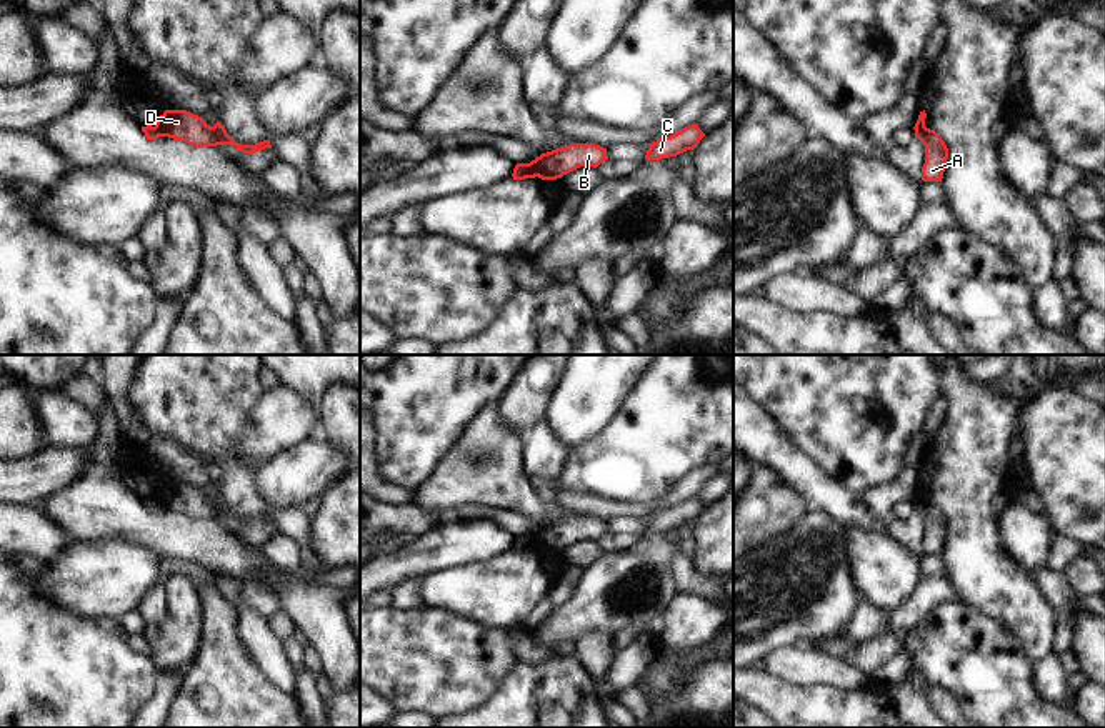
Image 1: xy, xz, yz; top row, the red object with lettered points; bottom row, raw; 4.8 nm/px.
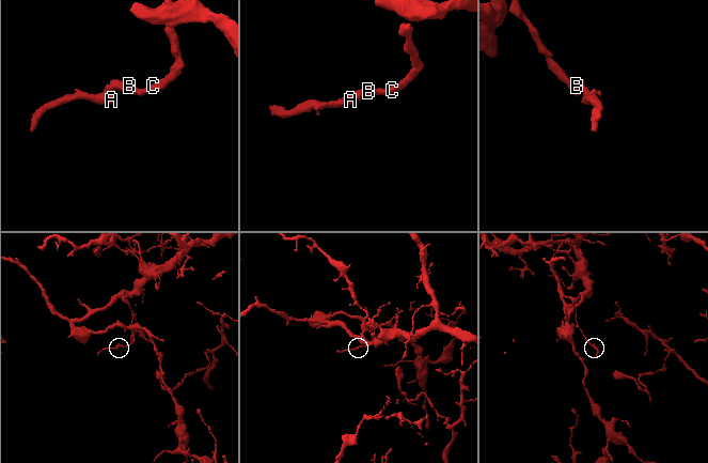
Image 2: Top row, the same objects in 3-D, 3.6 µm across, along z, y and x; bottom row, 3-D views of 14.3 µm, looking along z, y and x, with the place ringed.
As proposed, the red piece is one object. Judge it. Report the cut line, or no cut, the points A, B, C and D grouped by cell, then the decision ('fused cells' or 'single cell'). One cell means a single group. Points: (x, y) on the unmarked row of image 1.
cut in xz along (529, 537), (537, 548); A / B C D; fused cells

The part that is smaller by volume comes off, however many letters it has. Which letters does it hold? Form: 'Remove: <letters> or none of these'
Remove: A.

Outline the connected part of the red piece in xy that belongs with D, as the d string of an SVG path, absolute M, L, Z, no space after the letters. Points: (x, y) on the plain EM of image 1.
M165 483L158 490L155 500L162 510L185 515L192 520L232 518L242 526L255 526L272 521L270 513L255 518L237 516L220 495L210 500L202 490L187 483Z

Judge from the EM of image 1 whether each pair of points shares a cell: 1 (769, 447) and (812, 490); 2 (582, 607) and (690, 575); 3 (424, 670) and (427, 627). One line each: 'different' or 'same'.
1: same
2: different
3: same

